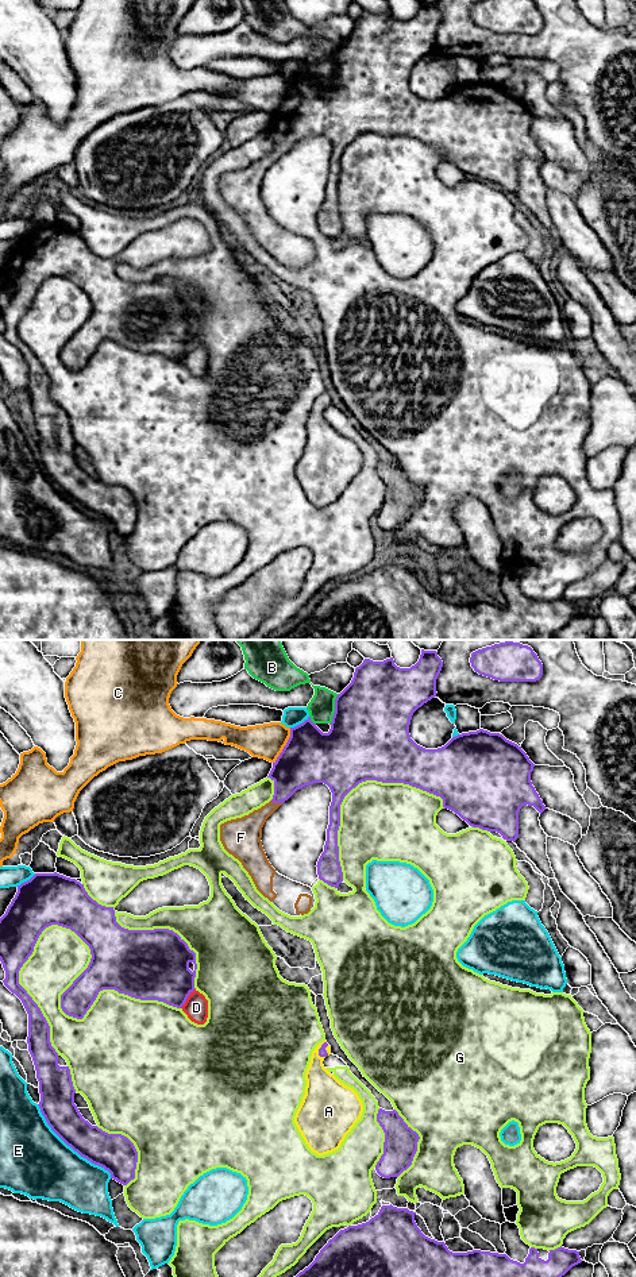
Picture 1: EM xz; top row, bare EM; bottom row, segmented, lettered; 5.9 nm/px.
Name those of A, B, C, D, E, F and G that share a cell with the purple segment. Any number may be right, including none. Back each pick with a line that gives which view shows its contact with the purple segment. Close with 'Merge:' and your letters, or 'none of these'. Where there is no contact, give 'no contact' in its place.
A: contact in xz
D: contact in xz
F: contact in xz
Merge: A, D, F

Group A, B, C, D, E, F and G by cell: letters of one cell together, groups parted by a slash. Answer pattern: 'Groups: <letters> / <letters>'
Groups: A D F / B / C / E / G

